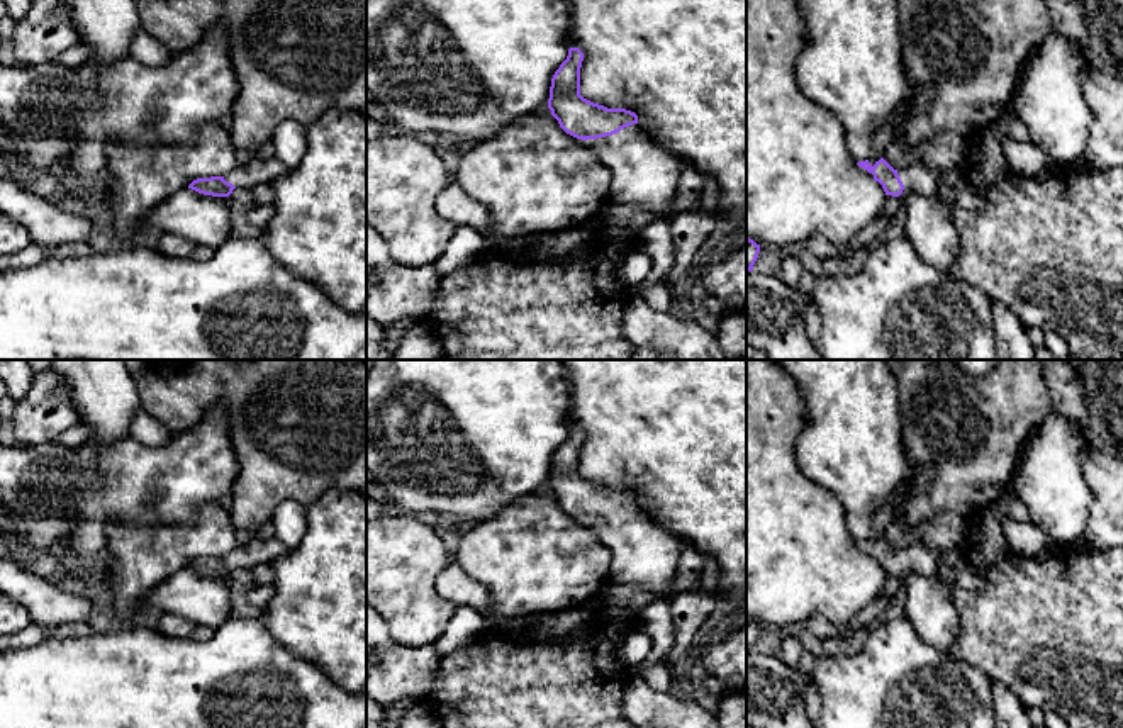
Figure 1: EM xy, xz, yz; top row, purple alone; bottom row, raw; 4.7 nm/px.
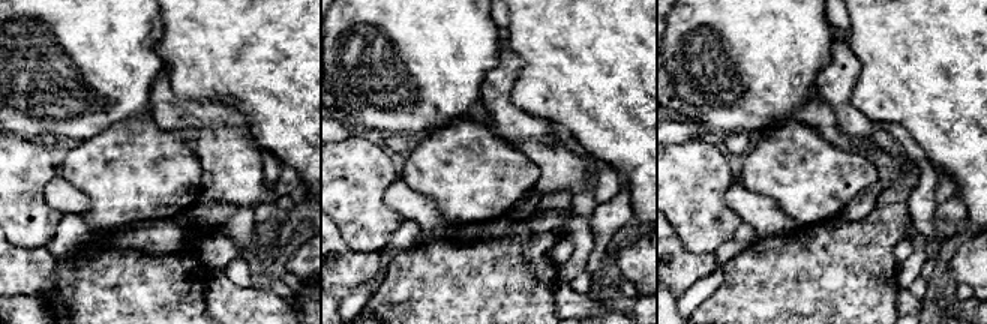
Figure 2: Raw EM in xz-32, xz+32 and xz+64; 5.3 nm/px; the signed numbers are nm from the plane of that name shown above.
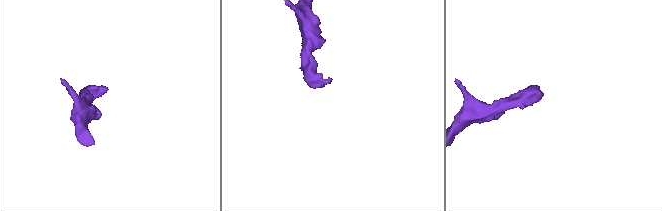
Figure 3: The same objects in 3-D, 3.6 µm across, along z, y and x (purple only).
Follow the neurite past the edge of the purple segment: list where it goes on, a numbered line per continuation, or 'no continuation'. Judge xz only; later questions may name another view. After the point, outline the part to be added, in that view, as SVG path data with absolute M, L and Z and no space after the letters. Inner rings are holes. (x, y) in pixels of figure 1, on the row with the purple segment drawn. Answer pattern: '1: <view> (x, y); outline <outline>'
1: xz (643, 173); outline M633 124L587 144L612 173L609 204L640 205L655 216L675 205L682 161L648 129Z

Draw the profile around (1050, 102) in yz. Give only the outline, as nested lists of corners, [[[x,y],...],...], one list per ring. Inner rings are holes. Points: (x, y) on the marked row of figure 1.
[[[1050,31],[1020,75],[1018,90],[1011,100],[1014,117],[1028,127],[1030,143],[1057,163],[1072,163],[1086,153],[1092,120],[1084,97],[1089,71],[1084,53]]]

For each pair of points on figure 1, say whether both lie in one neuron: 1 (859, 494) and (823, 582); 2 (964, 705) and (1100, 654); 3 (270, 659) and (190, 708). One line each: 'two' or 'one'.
1: two
2: two
3: one

